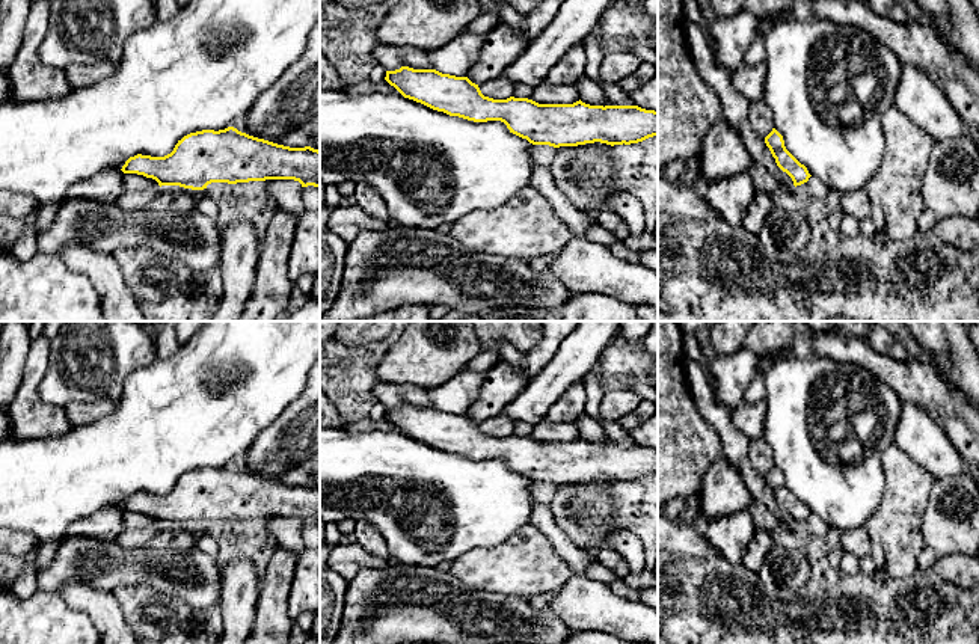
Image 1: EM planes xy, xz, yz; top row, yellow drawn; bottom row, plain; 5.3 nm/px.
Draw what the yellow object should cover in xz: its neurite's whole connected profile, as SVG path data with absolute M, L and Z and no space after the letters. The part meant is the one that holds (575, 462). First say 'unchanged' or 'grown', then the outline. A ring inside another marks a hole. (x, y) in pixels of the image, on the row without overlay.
unchanged | M401 404L385 418L404 436L474 460L501 458L532 483L631 483L658 474L658 449L638 443L539 442L528 436L484 434L468 415Z

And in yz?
unchanged | M775 466L765 475L765 481L777 504L792 516L795 525L809 519L812 513L807 505L786 487L783 474Z

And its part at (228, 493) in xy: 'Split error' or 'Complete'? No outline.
Complete

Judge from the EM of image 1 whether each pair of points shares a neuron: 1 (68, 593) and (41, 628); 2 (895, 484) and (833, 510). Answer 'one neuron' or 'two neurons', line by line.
1: two neurons
2: two neurons

